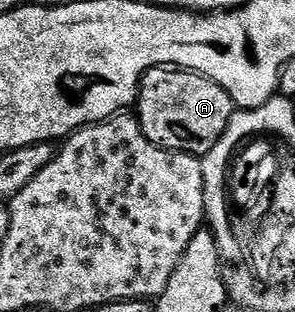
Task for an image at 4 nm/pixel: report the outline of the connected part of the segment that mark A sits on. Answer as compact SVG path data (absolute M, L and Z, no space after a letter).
M162 67L146 73L135 102L135 116L151 143L161 149L190 153L199 158L209 153L215 143L219 143L234 112L231 95L227 95L219 83L201 73L176 67Z

